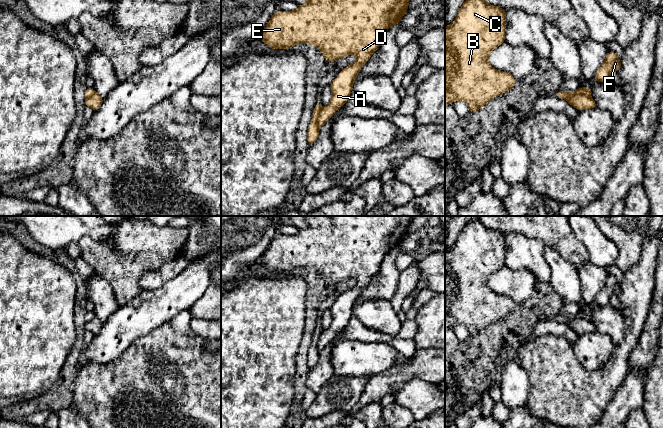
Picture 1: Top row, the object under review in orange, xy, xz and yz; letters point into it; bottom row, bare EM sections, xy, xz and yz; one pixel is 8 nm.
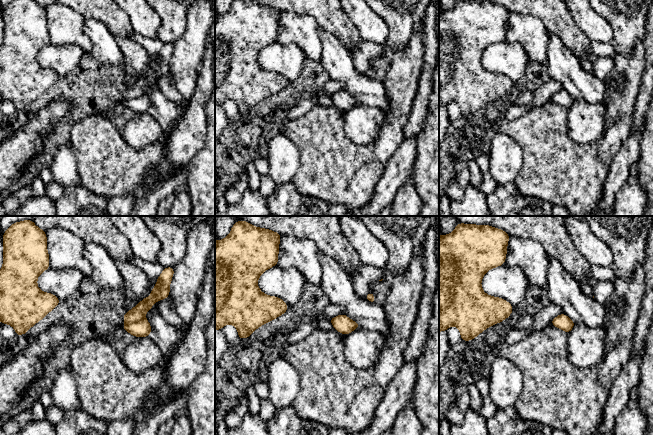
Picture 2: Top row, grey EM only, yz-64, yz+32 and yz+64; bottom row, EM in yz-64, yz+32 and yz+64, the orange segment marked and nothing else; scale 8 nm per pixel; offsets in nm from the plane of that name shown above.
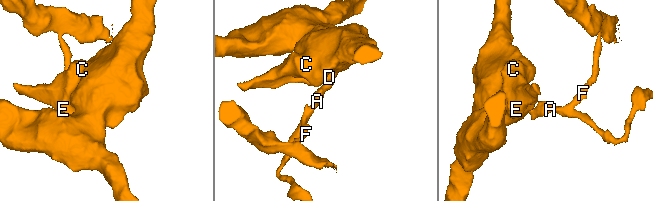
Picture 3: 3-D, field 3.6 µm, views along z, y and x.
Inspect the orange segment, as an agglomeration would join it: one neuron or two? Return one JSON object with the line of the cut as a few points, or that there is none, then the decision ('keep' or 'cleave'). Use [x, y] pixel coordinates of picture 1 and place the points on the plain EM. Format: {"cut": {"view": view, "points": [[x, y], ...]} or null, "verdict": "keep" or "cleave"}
{"cut": {"view": "yz", "points": [[589, 320], [572, 317], [566, 323]]}, "verdict": "cleave"}

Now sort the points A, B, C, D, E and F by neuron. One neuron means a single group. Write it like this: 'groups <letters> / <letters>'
groups A B C D E / F

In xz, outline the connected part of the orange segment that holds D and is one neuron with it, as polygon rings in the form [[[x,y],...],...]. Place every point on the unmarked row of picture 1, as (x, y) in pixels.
[[[304,216],[307,222],[305,228],[299,229],[294,235],[276,235],[261,259],[261,265],[270,270],[273,274],[284,272],[290,274],[295,268],[307,267],[315,269],[323,278],[328,287],[355,278],[356,286],[348,289],[330,307],[332,321],[327,330],[321,332],[317,343],[317,350],[320,353],[334,337],[341,332],[348,324],[353,307],[360,297],[361,291],[370,283],[371,279],[378,273],[385,256],[393,249],[399,248],[401,242],[408,234],[408,227],[415,216]]]

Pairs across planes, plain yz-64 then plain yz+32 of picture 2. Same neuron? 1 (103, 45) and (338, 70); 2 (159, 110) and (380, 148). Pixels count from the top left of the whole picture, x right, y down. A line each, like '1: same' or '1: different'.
1: same
2: different

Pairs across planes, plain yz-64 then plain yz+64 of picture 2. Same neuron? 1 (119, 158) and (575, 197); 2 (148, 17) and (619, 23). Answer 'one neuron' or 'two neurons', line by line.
1: one neuron
2: two neurons

